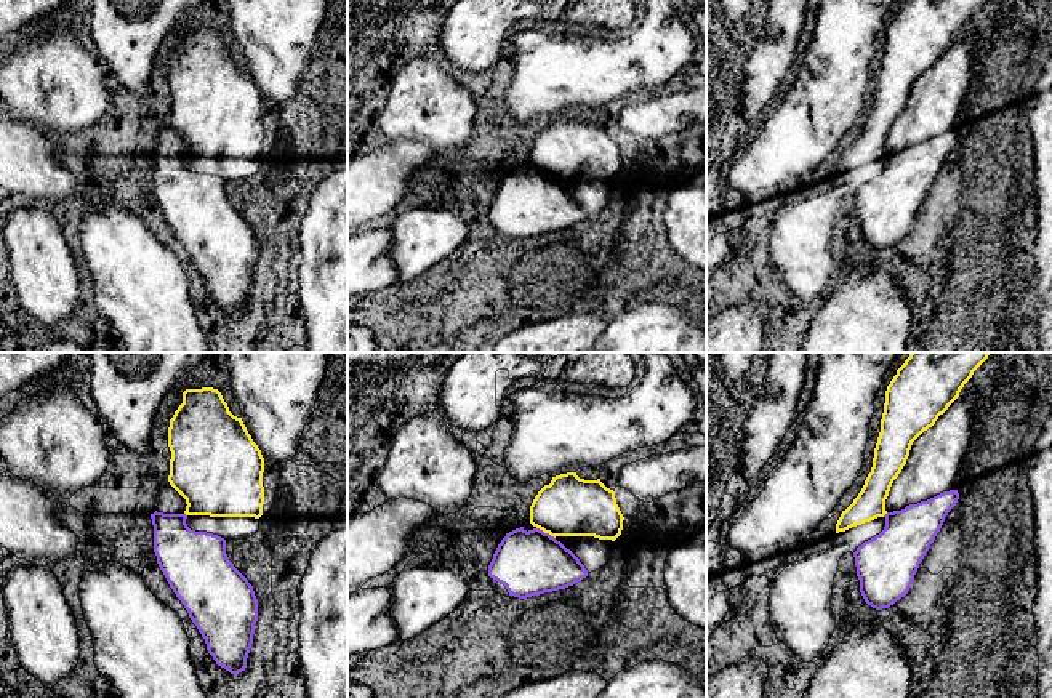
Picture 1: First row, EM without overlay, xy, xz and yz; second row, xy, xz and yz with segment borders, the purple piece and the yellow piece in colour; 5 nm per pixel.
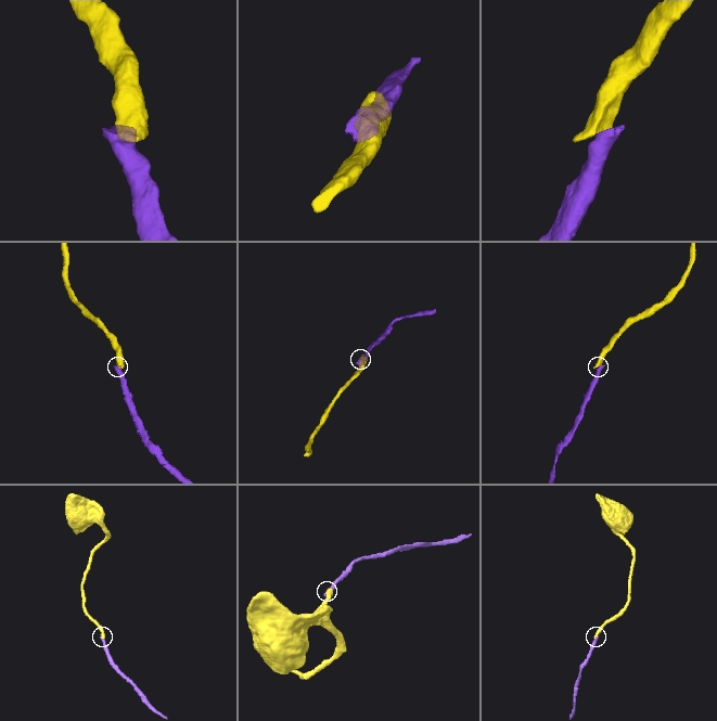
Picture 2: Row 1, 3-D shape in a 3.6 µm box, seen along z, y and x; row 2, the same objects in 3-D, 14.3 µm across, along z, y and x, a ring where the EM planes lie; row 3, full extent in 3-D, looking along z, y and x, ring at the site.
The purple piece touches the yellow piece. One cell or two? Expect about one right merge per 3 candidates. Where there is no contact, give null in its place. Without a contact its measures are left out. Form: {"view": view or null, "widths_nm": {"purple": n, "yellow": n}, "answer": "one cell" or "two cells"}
{"view": "xz", "widths_nm": {"purple": 320, "yellow": 300}, "answer": "two cells"}

